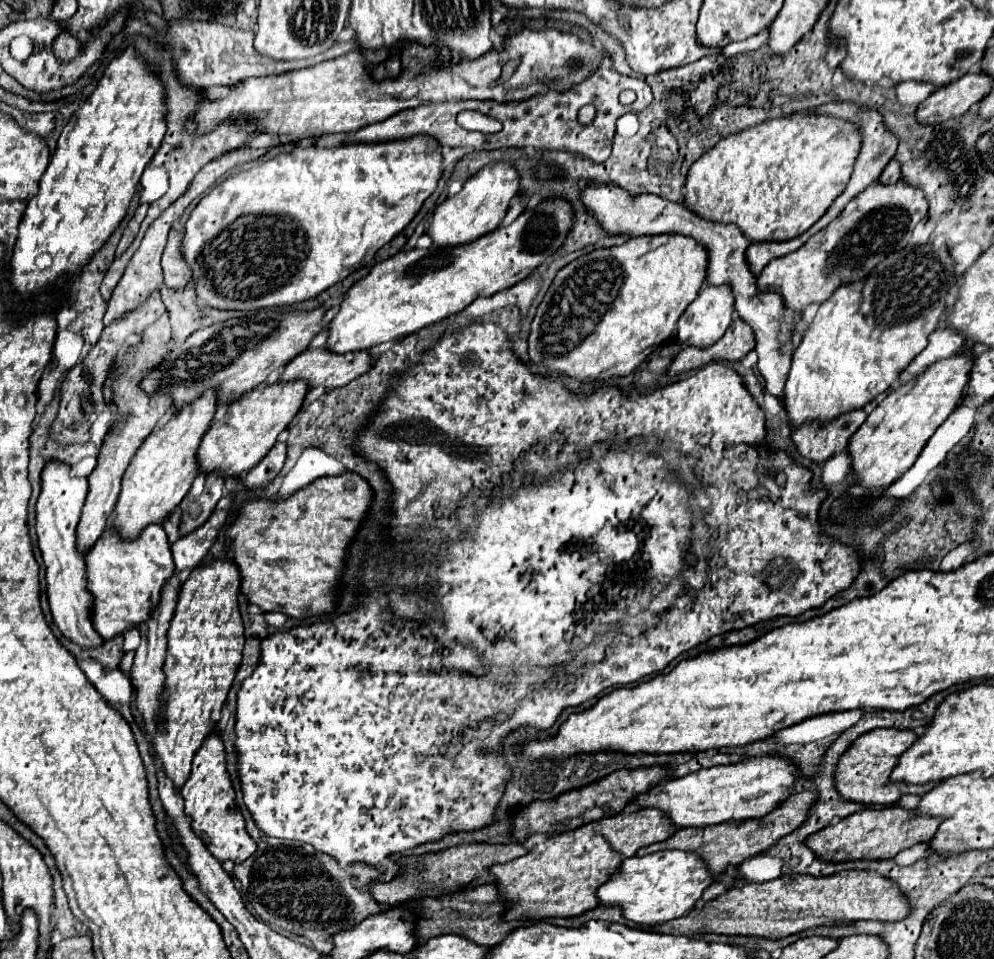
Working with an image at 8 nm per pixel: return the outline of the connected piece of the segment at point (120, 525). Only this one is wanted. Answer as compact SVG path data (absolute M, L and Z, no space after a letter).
M214 388L202 392L194 402L184 404L178 414L168 418L156 432L152 432L136 450L130 466L122 478L122 492L116 502L116 518L110 524L124 538L134 538L148 524L160 524L188 494L192 480L198 474L198 446L208 430L218 406Z

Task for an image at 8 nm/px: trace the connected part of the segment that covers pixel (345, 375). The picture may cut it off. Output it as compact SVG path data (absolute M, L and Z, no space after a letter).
M308 348L284 368L280 380L288 382L302 378L310 384L310 388L326 386L326 390L334 390L366 374L370 368L372 356L368 350L338 356L328 348Z

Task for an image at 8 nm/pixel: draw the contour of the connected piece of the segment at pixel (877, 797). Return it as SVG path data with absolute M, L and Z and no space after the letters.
M878 728L874 732L868 732L866 736L860 736L846 756L840 758L838 772L836 772L836 790L842 792L842 796L862 802L862 804L896 804L900 796L904 794L926 794L938 784L896 784L890 782L890 774L894 766L898 764L898 758L918 740L918 734L912 730L896 730L896 728Z

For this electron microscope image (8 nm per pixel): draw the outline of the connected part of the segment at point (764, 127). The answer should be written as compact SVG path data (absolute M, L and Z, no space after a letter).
M794 112L790 116L764 120L762 124L722 138L690 166L686 204L704 220L736 224L752 242L796 238L818 222L830 204L844 192L858 158L860 142L860 130L852 122L834 116Z

